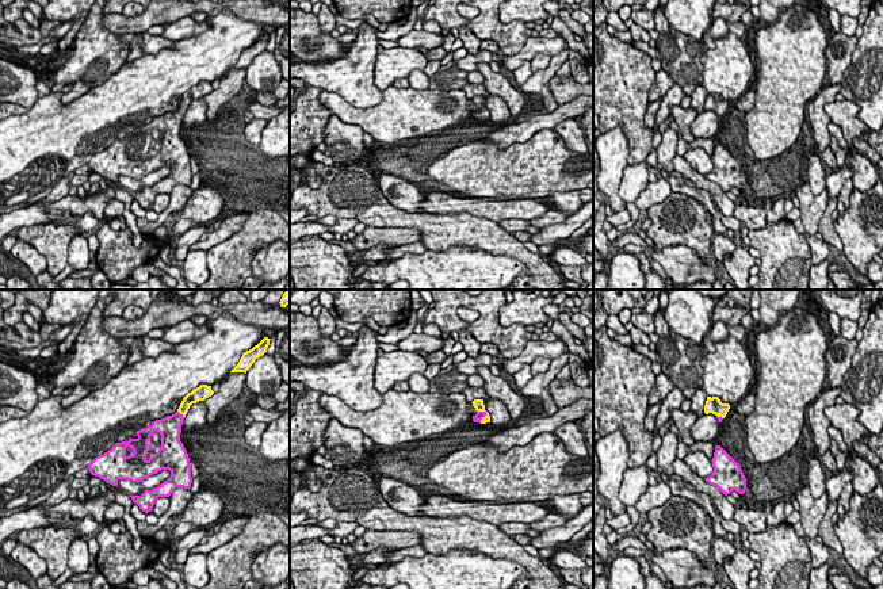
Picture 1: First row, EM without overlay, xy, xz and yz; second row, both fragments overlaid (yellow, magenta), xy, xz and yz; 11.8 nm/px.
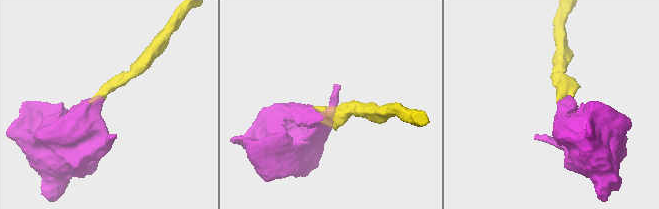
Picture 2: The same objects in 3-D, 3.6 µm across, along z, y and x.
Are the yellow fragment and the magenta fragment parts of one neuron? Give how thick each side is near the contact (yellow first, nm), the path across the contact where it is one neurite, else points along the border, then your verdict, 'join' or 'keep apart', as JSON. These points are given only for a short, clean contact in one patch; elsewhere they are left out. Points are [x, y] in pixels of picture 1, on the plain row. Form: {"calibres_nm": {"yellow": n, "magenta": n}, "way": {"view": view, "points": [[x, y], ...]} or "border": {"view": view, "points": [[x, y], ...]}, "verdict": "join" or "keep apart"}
{"calibres_nm": {"yellow": 140, "magenta": 280}, "way": {"view": "xy", "points": [[192, 94], [180, 110], [169, 125]]}, "verdict": "join"}

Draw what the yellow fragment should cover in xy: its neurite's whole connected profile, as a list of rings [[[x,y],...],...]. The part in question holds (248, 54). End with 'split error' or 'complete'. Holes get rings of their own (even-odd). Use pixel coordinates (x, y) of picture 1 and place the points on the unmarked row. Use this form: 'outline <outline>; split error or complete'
outline [[[264,34],[252,46],[244,49],[238,61],[230,69],[245,69],[246,70],[246,68],[251,65],[251,62],[255,60],[255,57],[267,49],[267,45],[270,42],[270,37],[271,35]]]; complete

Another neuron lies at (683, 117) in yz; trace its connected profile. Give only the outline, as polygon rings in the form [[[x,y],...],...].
[[[673,106],[669,114],[674,118],[674,122],[679,126],[679,134],[683,137],[683,139],[685,142],[692,142],[695,137],[691,130],[691,125],[699,112],[691,107],[683,108],[681,106]]]

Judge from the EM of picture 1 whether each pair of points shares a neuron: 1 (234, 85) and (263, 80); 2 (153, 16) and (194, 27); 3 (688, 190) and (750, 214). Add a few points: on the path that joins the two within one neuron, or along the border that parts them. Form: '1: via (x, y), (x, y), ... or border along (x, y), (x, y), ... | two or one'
1: border along (244, 71), (245, 85) | two
2: border along (188, 15), (168, 25) | two
3: border along (733, 215), (740, 222) | two

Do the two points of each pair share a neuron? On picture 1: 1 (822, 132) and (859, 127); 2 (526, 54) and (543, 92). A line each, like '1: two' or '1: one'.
1: two
2: two

